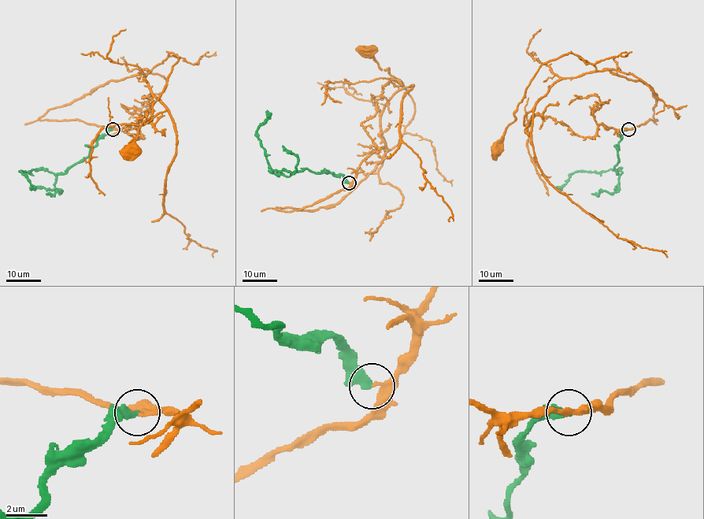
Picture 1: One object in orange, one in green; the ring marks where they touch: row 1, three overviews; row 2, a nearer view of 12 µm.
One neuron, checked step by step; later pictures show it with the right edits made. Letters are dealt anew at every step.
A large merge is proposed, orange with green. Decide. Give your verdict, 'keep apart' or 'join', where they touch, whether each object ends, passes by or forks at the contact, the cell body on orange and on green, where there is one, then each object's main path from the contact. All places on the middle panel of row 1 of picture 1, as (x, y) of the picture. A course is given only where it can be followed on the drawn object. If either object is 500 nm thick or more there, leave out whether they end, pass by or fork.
keep apart | (349, 183) | orange passes by | green ends | orange (367, 51) | green none | orange via (348, 183), (311, 205), (276, 209), (314, 210), (339, 203), (398, 142), (414, 102), (367, 51) | green via (348, 183), (342, 174), (314, 172), (305, 168), (288, 176), (275, 173), (257, 129), (268, 117), (267, 110)

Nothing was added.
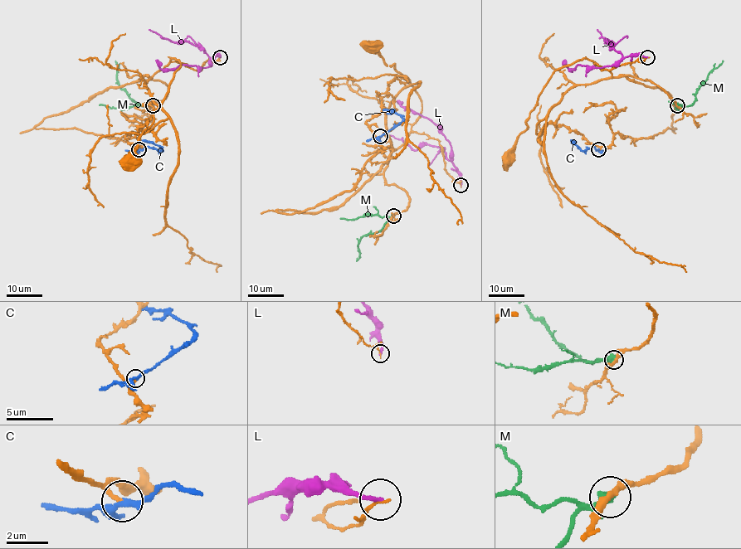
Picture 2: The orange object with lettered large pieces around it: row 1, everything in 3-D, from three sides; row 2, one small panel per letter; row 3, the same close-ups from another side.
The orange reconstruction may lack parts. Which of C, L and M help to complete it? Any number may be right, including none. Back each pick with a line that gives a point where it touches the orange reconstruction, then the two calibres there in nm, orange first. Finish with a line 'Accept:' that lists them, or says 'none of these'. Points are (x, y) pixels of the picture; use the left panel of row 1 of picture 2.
C: (138, 149) | 180/300 nm
Accept: C

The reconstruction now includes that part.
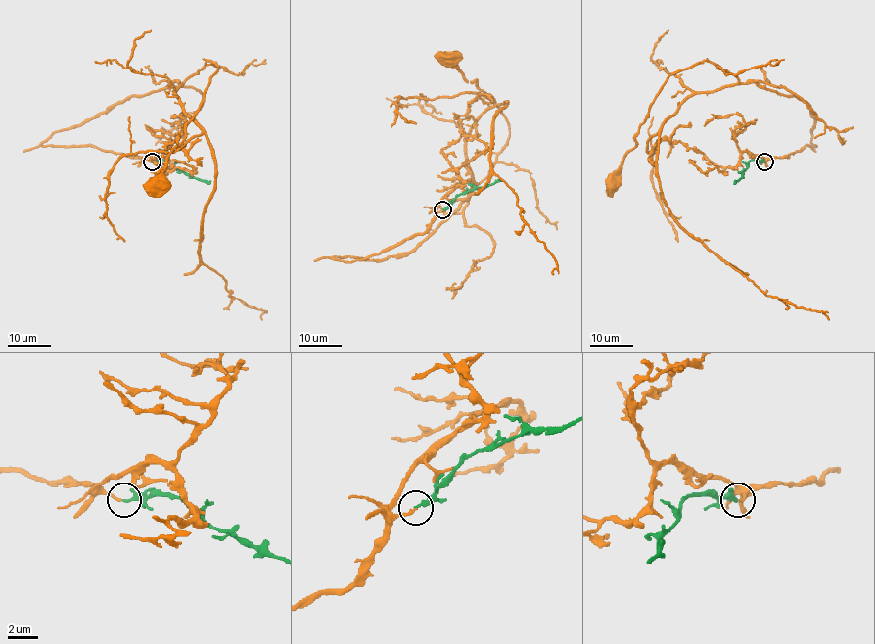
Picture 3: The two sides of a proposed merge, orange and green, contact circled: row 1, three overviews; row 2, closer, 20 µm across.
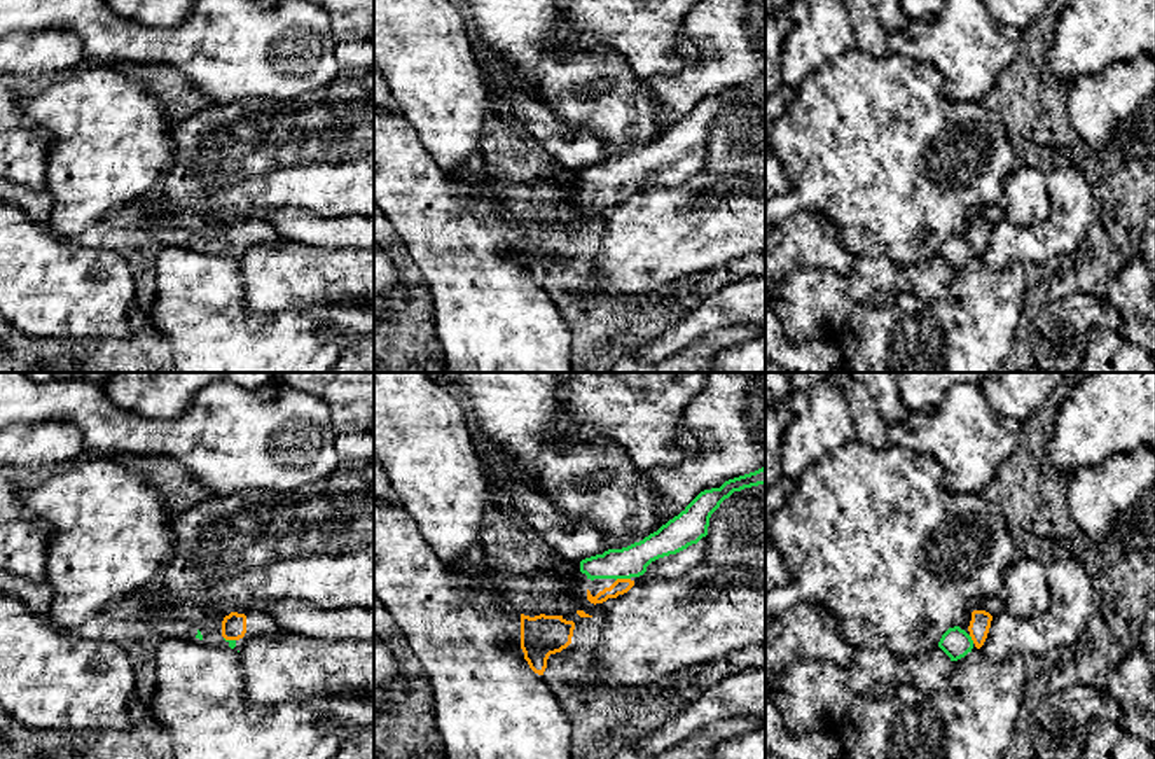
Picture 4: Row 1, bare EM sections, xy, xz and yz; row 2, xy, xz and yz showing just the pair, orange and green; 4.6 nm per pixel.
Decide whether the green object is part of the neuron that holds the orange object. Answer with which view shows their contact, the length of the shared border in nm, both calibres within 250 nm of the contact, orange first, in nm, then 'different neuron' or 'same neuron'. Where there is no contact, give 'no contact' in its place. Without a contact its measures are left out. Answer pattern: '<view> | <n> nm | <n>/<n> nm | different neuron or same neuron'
xz | 70 nm | 70/140 nm | same neuron

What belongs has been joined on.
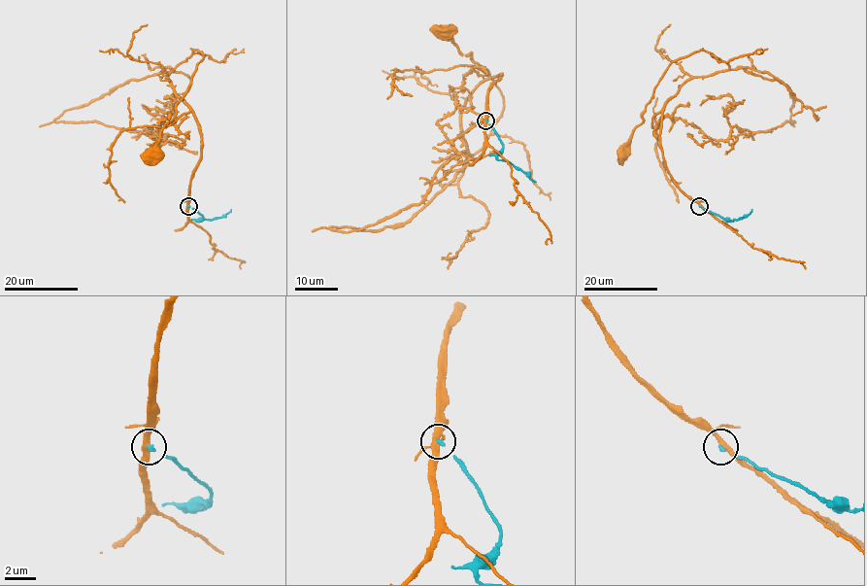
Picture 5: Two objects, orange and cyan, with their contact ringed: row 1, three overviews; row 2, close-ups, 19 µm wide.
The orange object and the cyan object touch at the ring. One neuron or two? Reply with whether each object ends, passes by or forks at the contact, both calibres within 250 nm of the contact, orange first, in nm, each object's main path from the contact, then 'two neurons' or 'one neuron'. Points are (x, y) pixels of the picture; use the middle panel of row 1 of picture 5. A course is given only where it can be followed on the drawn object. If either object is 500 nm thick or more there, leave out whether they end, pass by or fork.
orange forks | cyan ends | 260/200 nm | orange via (485, 120), (500, 74), (465, 103), (470, 155), (483, 146), (503, 95), (445, 31) | cyan via (486, 120), (502, 144), (497, 157), (511, 162), (535, 182) | two neurons

